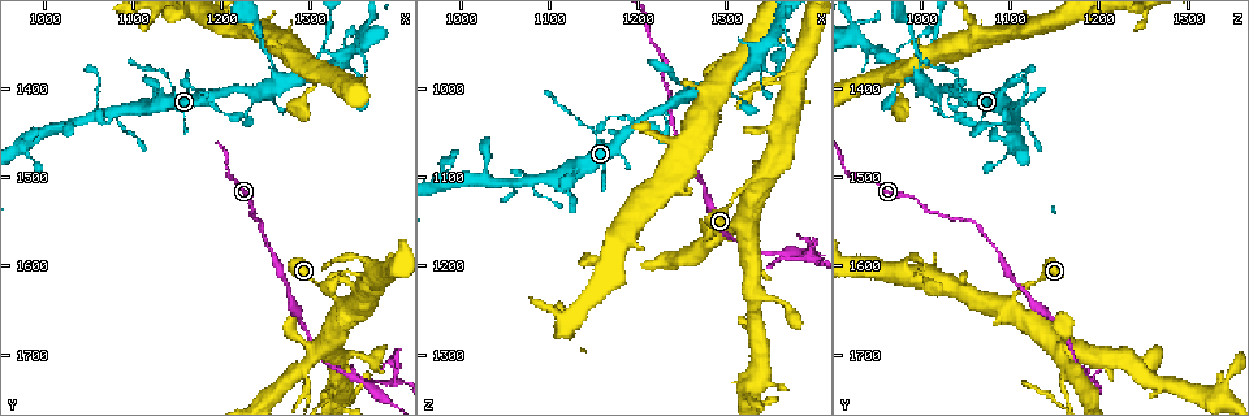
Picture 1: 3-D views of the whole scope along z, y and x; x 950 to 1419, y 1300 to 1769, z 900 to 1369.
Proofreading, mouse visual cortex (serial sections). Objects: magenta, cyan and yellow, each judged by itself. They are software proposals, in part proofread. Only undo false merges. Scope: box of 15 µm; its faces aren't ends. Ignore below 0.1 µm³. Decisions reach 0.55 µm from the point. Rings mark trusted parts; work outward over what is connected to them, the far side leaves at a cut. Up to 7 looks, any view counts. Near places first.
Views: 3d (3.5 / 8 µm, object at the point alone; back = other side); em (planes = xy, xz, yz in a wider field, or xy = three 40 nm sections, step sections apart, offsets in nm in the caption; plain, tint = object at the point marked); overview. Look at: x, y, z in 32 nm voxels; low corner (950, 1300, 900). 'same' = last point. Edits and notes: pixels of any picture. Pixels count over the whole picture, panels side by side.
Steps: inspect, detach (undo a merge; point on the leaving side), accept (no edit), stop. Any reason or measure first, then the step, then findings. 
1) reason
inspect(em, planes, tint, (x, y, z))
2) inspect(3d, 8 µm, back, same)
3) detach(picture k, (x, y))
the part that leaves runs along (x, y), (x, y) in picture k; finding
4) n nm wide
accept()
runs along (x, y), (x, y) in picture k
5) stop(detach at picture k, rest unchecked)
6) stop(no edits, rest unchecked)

a fork
inspect(3d, 8 µm, (1110, 1425, 1100))

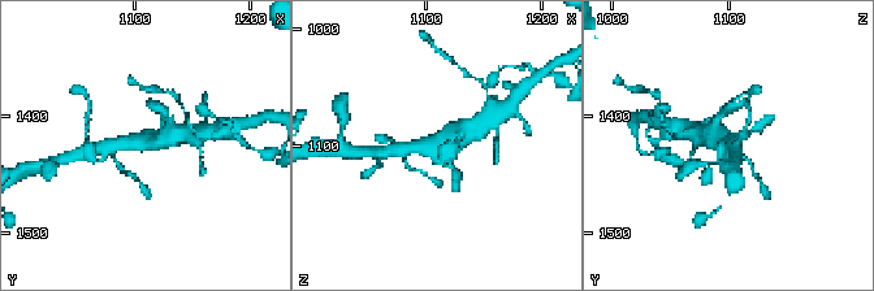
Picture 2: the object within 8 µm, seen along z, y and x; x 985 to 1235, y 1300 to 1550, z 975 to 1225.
inspect(3d, 3.5 µm, (1112, 1422, 1100))

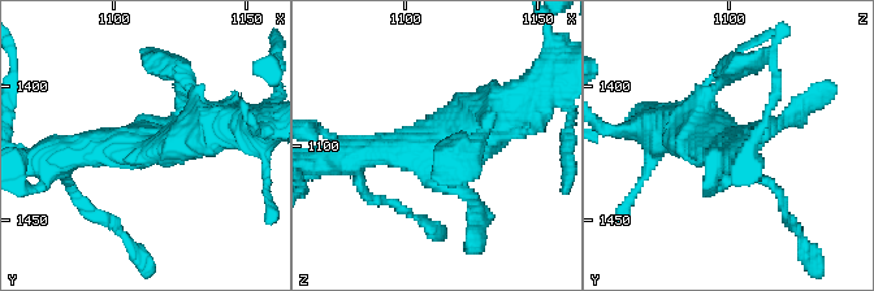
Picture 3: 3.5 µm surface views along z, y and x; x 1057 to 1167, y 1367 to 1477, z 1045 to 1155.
accept()
all the same cell

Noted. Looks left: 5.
three arms meet
inspect(3d, 8 µm, (1365, 1735, 1190))

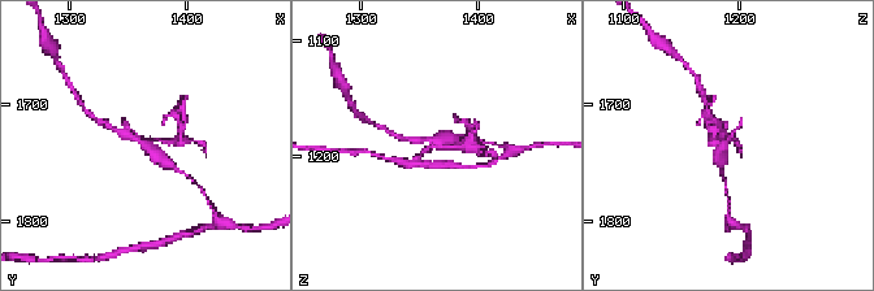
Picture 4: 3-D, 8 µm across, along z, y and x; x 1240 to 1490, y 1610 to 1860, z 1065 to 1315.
inspect(3d, 3.5 µm, (1362, 1730, 1188))

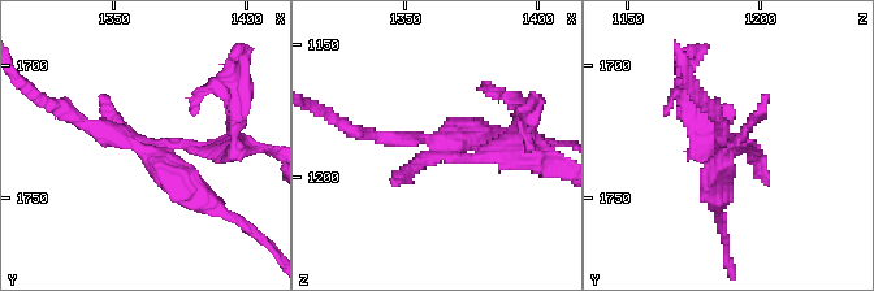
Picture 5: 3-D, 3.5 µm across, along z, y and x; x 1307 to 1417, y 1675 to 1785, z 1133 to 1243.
detach(picture 5, (503, 161))
the part that leaves runs along (451, 152), (507, 155), (524, 109) in picture 5; a second cell is stuck on

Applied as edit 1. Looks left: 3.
inspect(overview)

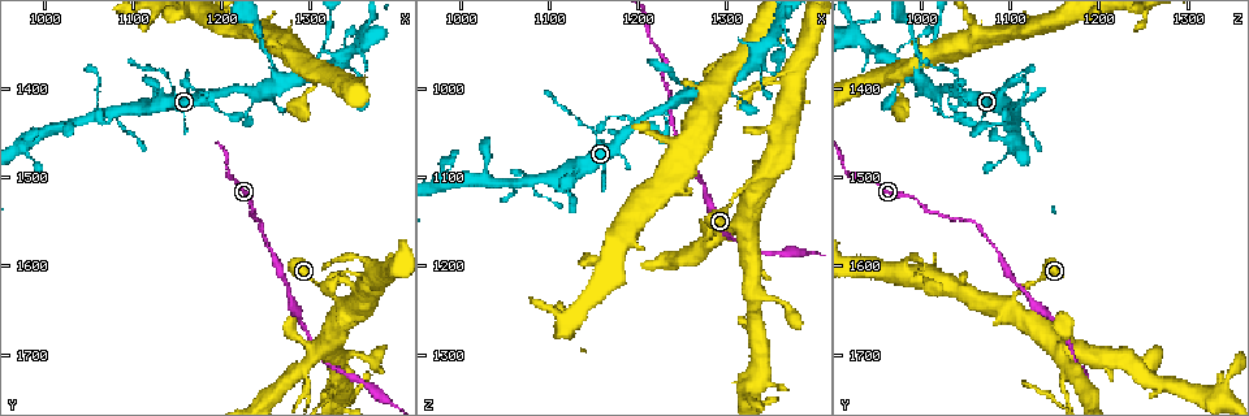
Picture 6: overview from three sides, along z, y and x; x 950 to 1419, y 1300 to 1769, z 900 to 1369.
small branch off a trunk
inspect(3d, 3.5 µm, (1265, 1385, 995))

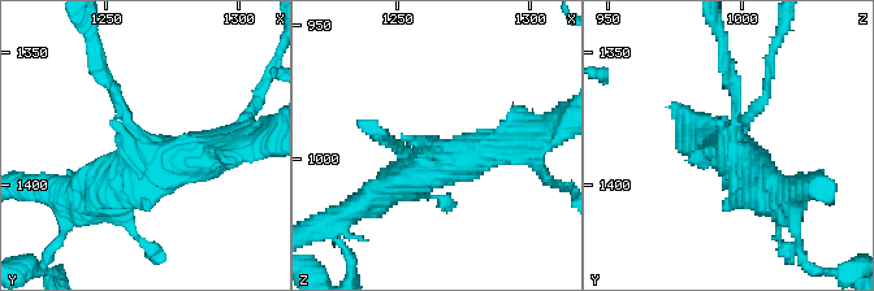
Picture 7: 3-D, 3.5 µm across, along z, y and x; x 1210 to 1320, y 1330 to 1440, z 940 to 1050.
shape alone is not enough
inspect(em, planes, tint, (1263, 1386, 999))

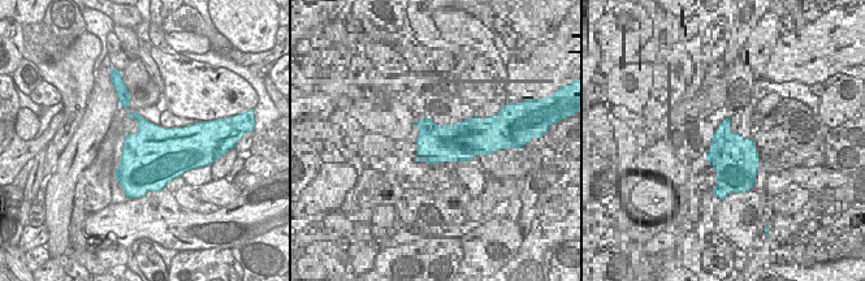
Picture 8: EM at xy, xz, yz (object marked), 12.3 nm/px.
accept()
runs along (375, 196), (435, 164), (523, 140) in picture 7; all the same cell

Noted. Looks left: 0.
stop(detach at picture 5, rest unchecked)

